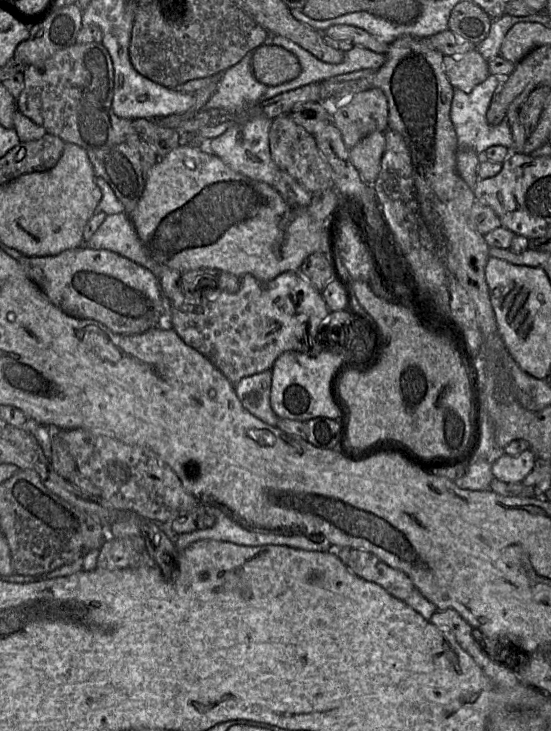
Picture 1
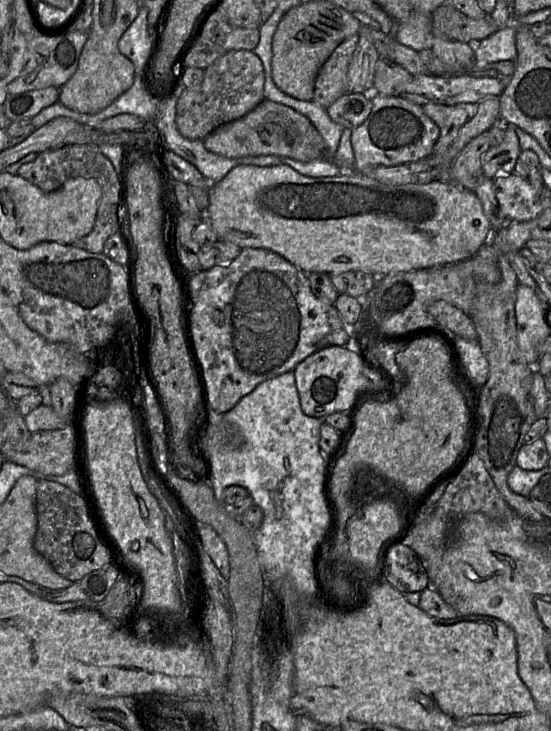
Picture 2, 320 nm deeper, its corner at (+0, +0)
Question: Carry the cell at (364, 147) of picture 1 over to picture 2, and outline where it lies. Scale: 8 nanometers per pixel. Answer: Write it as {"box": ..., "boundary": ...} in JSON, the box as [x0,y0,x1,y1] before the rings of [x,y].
{"box":[203,164,493,276],"boundary":[[[279,164],[274,166],[237,165],[208,189],[209,204],[203,211],[206,220],[218,237],[218,241],[231,242],[241,249],[262,248],[275,252],[307,274],[326,273],[341,274],[348,271],[363,271],[374,276],[385,276],[389,273],[414,271],[444,266],[460,262],[472,257],[486,243],[493,232],[483,212],[483,206],[476,194],[447,180],[434,180],[426,184],[389,184],[366,177],[358,172],[342,172],[336,176],[308,177],[300,174],[290,166]]]}

